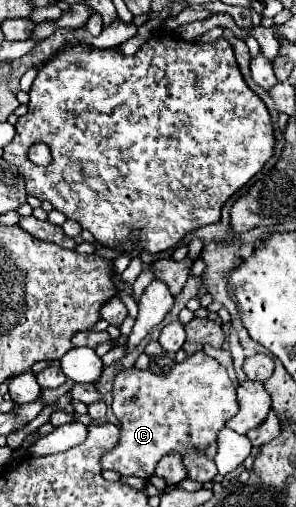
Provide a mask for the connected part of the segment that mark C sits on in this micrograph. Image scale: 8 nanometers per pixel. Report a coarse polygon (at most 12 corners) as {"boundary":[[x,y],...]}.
{"boundary":[[204,351],[166,375],[120,371],[118,445],[104,469],[150,479],[170,451],[187,476],[238,413],[236,387]]}

